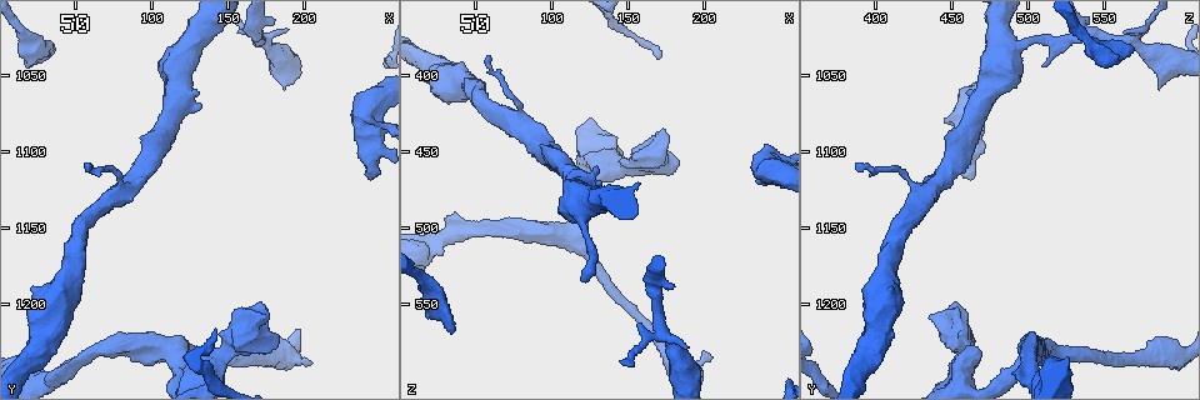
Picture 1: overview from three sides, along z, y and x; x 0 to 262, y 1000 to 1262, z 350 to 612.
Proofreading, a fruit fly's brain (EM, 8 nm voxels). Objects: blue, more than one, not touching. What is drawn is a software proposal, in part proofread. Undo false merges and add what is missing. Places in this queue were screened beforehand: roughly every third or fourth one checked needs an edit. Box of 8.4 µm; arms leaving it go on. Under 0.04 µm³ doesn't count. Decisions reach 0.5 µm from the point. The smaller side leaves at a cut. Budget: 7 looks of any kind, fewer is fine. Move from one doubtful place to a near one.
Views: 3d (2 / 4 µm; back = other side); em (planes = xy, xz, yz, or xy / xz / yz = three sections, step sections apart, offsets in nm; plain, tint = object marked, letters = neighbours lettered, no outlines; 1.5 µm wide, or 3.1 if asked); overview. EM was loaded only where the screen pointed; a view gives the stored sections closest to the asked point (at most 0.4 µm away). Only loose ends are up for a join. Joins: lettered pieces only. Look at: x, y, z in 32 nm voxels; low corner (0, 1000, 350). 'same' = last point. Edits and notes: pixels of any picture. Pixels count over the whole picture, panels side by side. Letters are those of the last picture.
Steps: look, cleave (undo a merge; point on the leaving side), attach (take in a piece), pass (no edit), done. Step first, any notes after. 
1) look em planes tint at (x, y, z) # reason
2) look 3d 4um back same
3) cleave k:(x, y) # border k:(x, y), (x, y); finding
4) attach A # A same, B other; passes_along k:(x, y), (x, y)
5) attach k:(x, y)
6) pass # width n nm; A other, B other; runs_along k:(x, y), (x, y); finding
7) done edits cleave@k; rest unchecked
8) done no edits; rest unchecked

look em planes letters at (246, 1118, 464) # stops while still wide

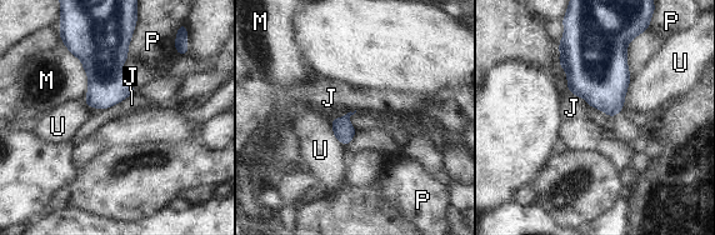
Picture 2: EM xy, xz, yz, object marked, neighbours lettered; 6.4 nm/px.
pass # J other, M other, P other, U other; border 2:(330, 120), (350, 111), (356, 131); none of them fits

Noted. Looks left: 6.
look em planes tint at (170, 1026, 566) # three arms meet

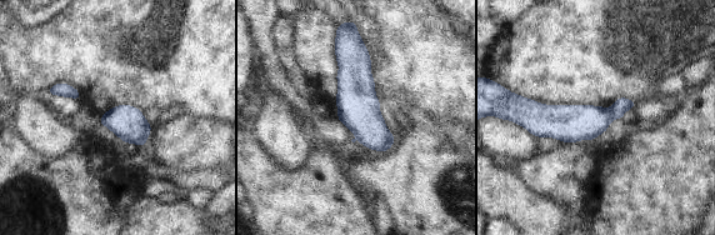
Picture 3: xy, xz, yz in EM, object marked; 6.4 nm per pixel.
look em planes letters same # what lies round it

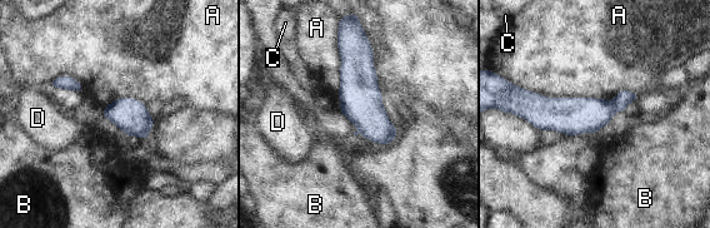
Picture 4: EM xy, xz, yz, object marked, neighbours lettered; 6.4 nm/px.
cleave 4:(624, 98) # A other, B other, C other, D other; two cells meet here

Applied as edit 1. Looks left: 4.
look overview

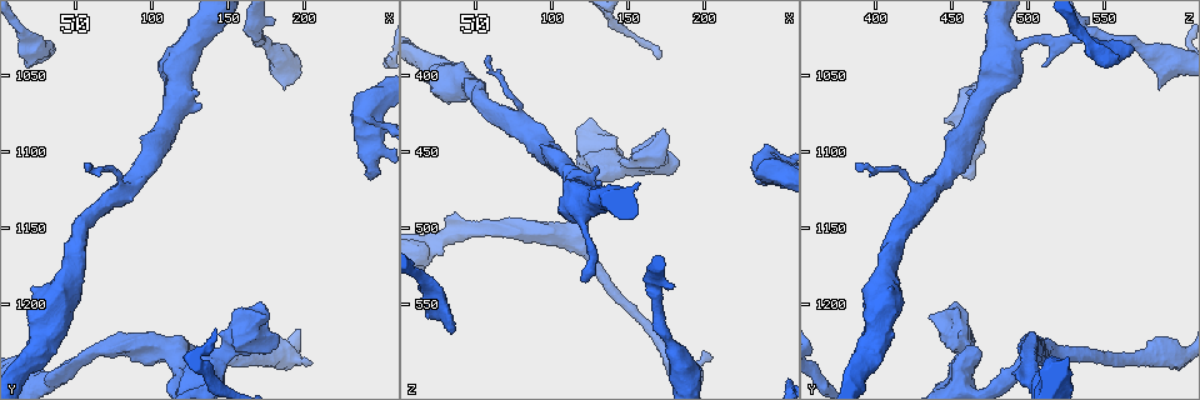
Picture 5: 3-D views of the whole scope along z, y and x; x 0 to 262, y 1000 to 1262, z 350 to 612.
look 3d 4um at (198, 1236, 580) # stops while still wide

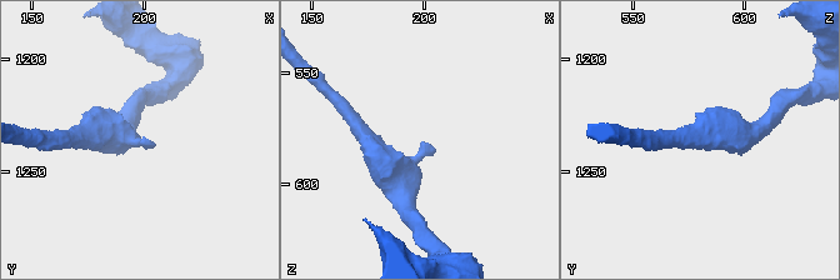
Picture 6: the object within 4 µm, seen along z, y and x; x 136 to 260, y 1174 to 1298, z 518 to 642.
look em planes letters at (198, 1236, 581) # need the tissue

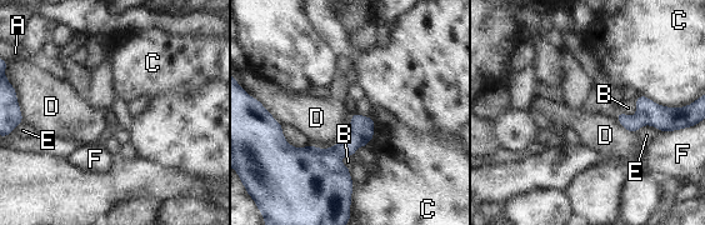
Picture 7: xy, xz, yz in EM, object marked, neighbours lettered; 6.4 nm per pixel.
pass # A other, B other, C other, D other, E other, F other; border 7:(340, 140), (328, 148), (310, 145); none of them fits

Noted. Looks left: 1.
done edits cleave@4; rest unchecked

